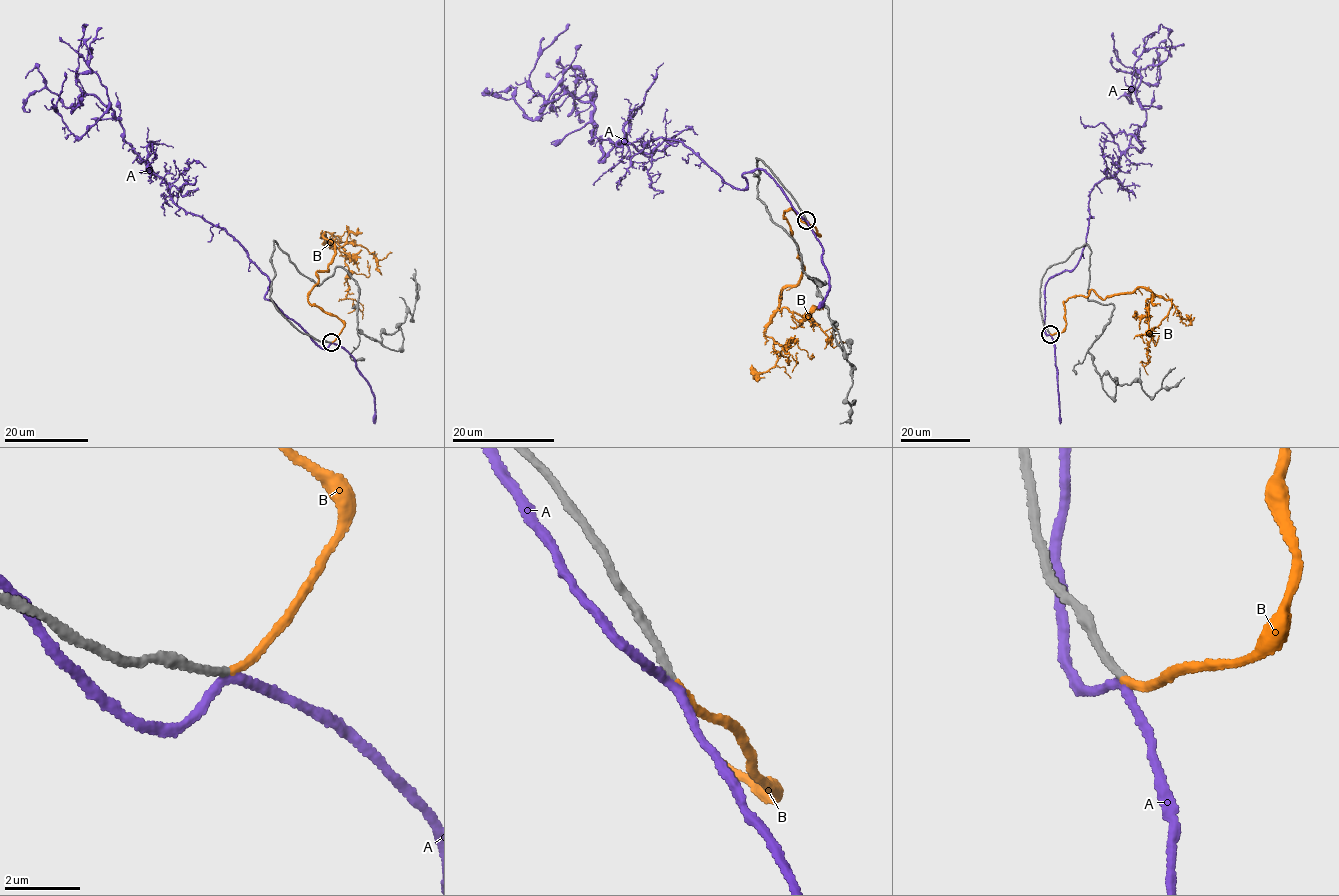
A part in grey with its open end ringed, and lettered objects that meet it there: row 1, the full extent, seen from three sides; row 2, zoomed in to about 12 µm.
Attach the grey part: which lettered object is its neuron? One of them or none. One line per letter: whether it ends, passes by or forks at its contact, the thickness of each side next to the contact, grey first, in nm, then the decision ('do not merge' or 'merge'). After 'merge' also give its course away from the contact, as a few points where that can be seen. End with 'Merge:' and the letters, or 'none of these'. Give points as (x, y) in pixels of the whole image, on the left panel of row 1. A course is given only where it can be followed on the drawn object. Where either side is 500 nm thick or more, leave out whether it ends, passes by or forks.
A: it passes by; 240 nm thick on the grey side, 240 nm on the other; do not merge
B: it ends there; 220 nm thick on the grey side, 220 nm on the other; merge; it runs (332, 342), (342, 322), (308, 298), (336, 250), (324, 233), (342, 247), (346, 297), (361, 304), (362, 319)
Merge: B

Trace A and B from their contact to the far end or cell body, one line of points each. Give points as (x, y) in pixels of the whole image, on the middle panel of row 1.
A: (805, 219), (760, 168), (737, 189), (681, 142), (591, 140), (595, 96), (549, 102), (528, 79), (567, 24)
B: (807, 220), (819, 234), (784, 212), (803, 274), (765, 329), (791, 341), (791, 372)

